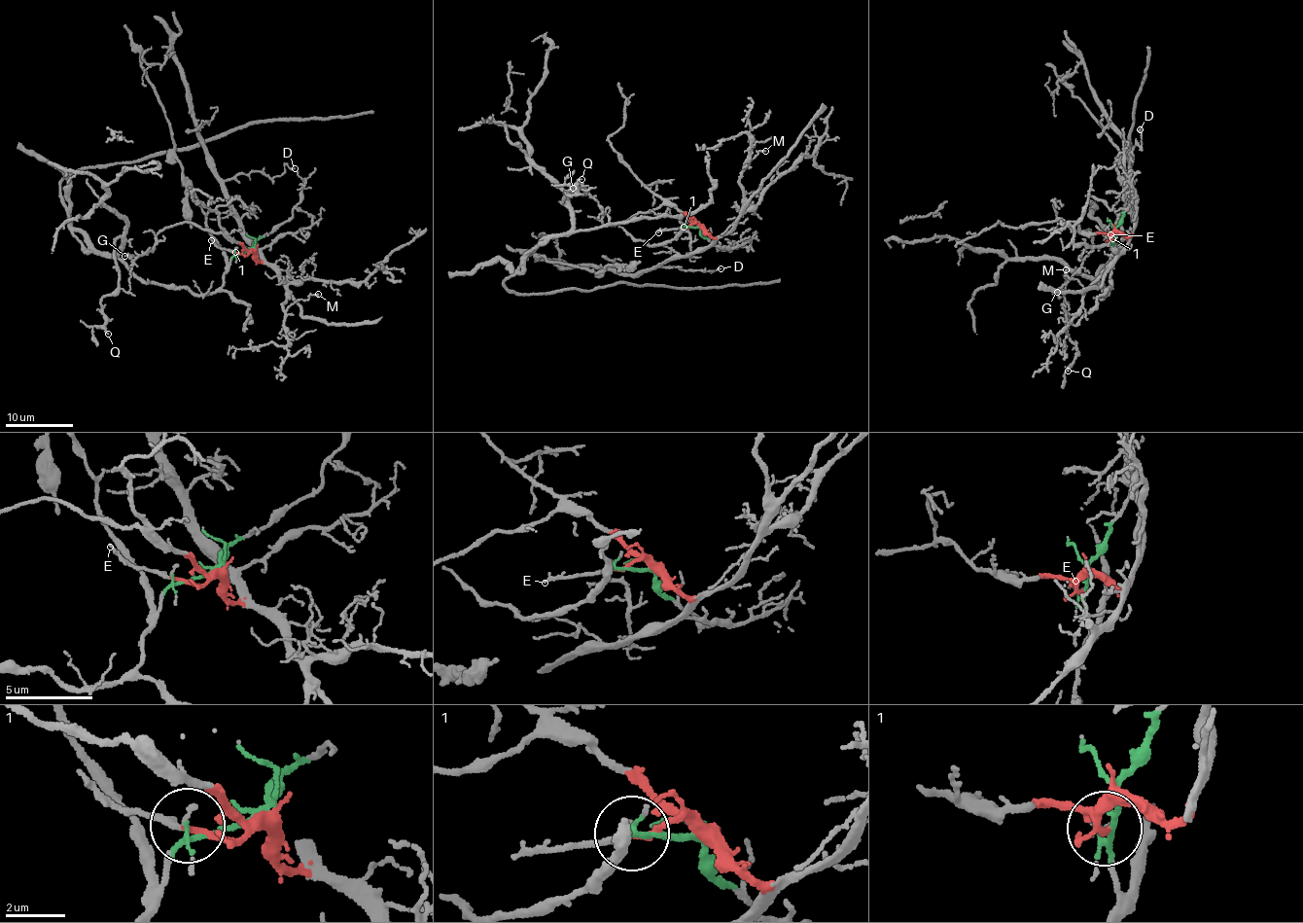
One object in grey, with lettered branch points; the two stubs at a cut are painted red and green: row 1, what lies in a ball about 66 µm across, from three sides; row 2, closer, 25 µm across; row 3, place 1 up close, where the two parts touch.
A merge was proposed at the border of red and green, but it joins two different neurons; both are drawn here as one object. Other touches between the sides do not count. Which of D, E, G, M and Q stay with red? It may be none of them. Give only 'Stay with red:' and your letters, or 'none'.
Stay with red: D, E, G, M

